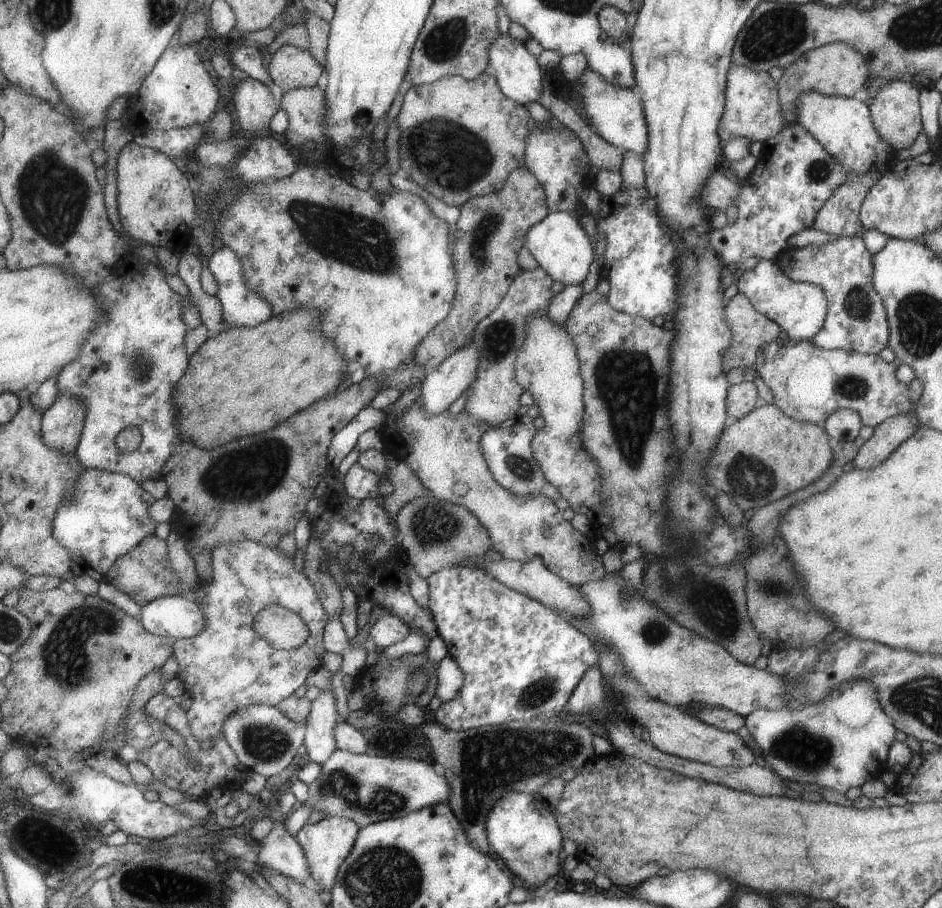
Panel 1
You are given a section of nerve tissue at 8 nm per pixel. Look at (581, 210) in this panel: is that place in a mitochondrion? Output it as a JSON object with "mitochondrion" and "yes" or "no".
{"mitochondrion":"no"}

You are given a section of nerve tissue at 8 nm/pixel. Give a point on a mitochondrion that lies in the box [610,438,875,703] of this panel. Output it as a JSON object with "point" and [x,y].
{"point":[746,476]}

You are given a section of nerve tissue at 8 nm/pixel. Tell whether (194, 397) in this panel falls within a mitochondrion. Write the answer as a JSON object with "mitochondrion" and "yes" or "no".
{"mitochondrion":"no"}

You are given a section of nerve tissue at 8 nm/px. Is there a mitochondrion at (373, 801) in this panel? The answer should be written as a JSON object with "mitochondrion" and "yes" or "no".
{"mitochondrion":"yes"}

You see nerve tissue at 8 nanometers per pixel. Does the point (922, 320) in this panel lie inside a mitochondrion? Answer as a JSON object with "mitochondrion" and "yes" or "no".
{"mitochondrion":"yes"}

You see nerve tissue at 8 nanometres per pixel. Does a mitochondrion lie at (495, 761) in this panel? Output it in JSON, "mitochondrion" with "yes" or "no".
{"mitochondrion":"yes"}

